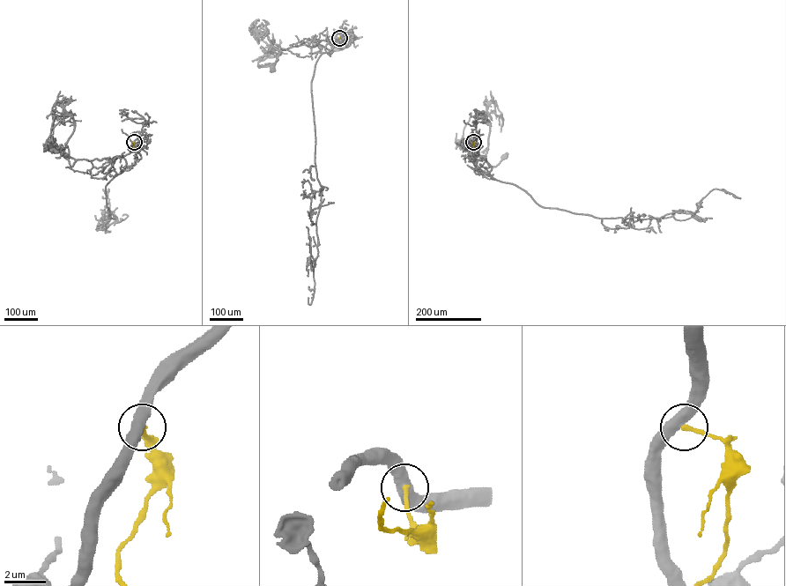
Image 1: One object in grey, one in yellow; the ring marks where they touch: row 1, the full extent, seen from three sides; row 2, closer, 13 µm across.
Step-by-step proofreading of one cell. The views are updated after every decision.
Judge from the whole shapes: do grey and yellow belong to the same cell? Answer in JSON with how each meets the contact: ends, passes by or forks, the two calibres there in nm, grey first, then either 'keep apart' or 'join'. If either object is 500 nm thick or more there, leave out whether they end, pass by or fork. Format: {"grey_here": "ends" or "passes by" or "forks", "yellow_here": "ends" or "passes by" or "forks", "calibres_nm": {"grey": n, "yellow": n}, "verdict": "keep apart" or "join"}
{"grey_here": "passes by", "yellow_here": "ends", "calibres_nm": {"grey": 480, "yellow": 200}, "verdict": "keep apart"}

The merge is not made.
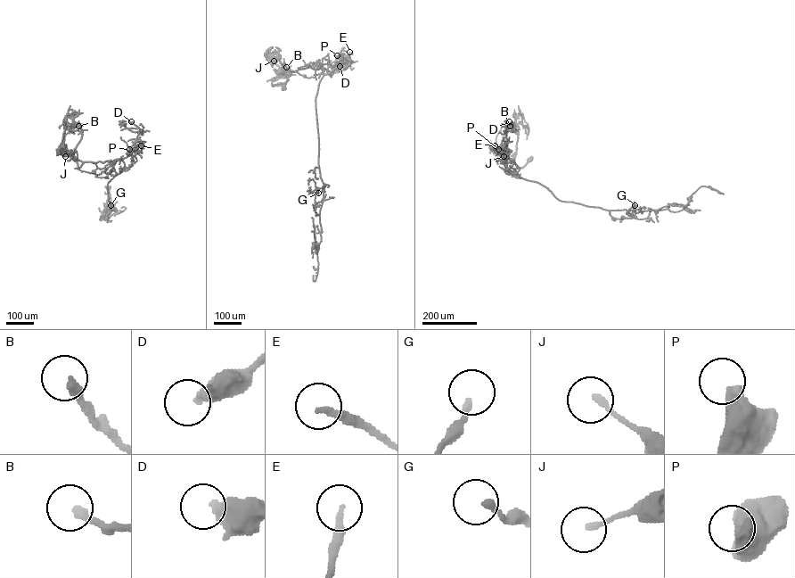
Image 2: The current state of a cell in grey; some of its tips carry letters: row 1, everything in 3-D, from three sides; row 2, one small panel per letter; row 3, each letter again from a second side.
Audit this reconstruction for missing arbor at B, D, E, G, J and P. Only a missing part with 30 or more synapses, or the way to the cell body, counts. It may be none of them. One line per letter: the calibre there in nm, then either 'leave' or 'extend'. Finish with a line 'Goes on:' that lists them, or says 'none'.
B: 260 nm | leave
D: 440 nm | leave
E: 200 nm | extend
G: 190 nm | leave
J: 180 nm | leave
P: 600 nm | leave
Goes on: E

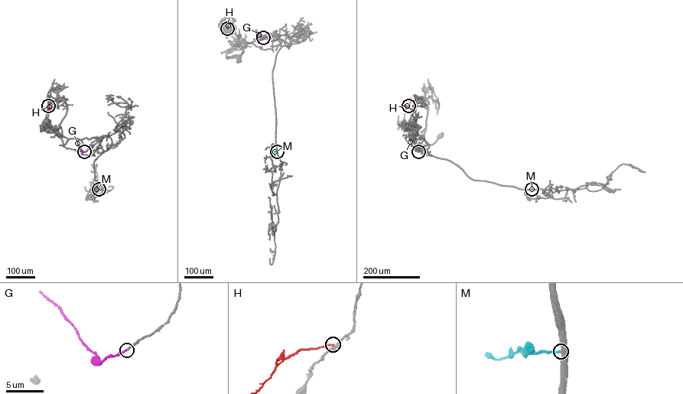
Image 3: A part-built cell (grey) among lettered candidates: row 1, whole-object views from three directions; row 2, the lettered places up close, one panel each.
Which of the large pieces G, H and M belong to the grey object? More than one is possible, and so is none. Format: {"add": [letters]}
{"add": ["G"]}

